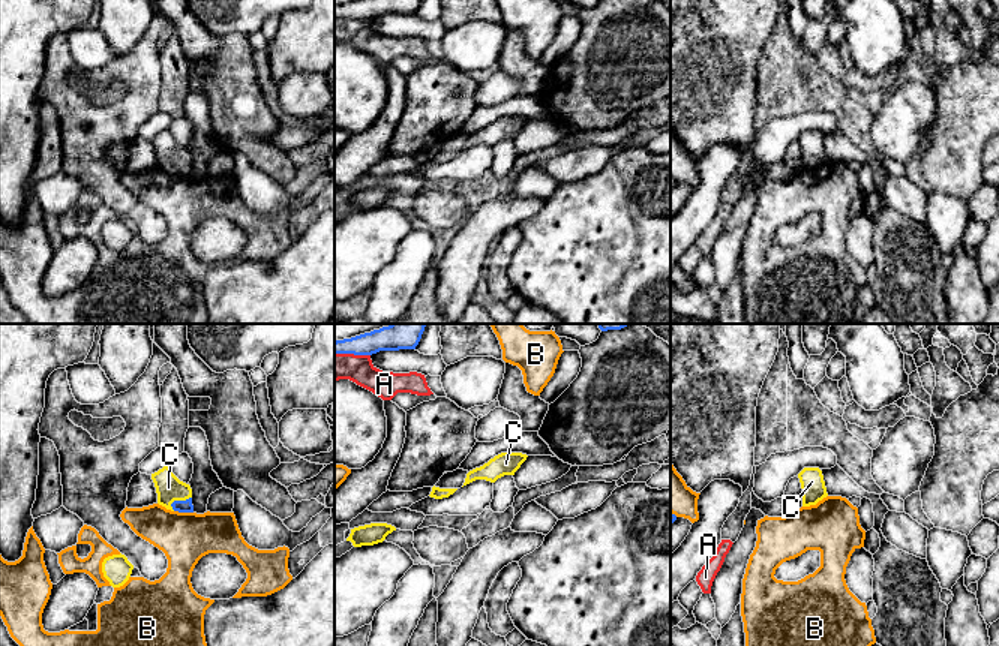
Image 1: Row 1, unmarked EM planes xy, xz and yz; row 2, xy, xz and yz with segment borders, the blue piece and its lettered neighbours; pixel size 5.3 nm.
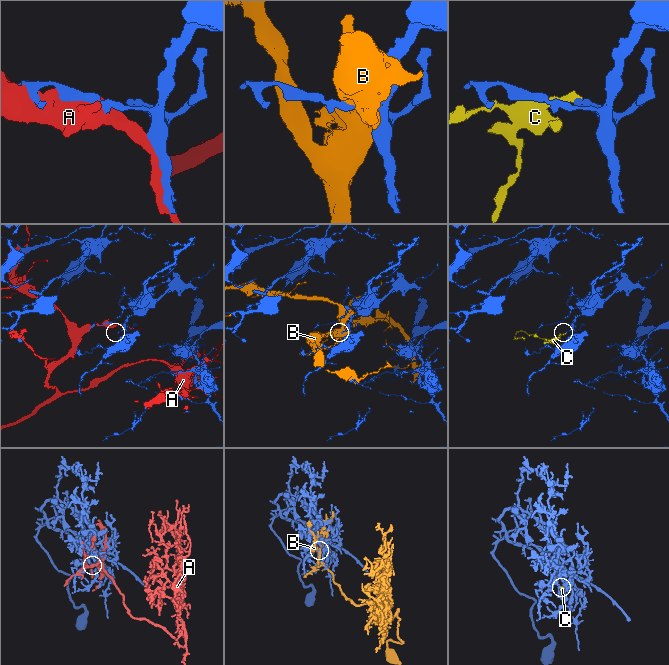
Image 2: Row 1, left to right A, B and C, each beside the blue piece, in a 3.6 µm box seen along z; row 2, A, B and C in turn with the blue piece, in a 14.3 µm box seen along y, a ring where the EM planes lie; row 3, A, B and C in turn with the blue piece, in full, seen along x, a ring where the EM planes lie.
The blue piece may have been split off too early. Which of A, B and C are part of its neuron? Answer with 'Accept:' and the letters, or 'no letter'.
Accept: C

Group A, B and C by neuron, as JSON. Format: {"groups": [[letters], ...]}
{"groups": [["A"], ["B"], ["C"]]}

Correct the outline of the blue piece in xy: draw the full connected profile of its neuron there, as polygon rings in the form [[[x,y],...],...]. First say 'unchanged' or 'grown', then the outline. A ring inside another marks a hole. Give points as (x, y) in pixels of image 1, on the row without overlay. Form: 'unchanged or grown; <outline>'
grown; [[[164,130],[152,138],[152,144],[158,157],[158,168],[171,175],[194,177],[192,153],[180,145],[170,130]]]

